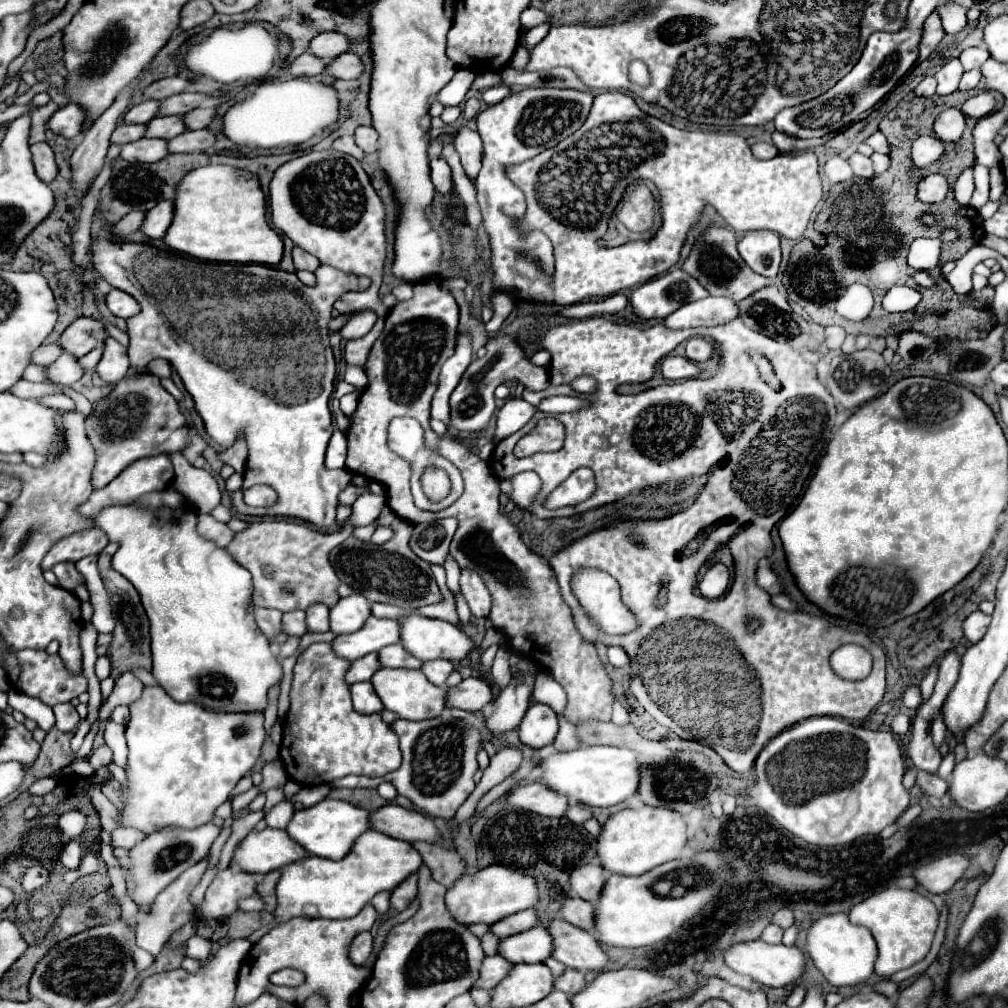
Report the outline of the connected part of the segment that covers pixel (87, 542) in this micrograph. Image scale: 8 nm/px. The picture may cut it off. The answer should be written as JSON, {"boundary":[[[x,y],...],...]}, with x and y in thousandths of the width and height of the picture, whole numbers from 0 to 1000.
{"boundary":[[[90,524],[90,526],[82,526],[82,528],[72,528],[68,532],[61,534],[61,538],[53,540],[49,550],[43,554],[41,563],[43,566],[47,566],[51,565],[53,560],[63,558],[63,556],[76,558],[82,552],[98,550],[106,542],[106,538],[108,538],[106,530],[102,530],[102,526],[98,526],[98,524]]]}

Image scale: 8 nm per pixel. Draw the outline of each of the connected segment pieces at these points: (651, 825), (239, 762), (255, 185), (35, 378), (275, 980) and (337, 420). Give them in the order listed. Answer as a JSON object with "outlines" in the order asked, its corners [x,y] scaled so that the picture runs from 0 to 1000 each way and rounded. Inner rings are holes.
{"outlines":[[[[646,800],[616,804],[598,817],[592,831],[592,851],[602,865],[634,869],[658,855],[672,851],[682,837],[682,819],[676,808],[668,804],[650,804]]],[[[144,681],[140,692],[128,698],[128,704],[130,714],[124,724],[128,756],[124,762],[126,778],[118,782],[122,794],[118,819],[134,821],[144,829],[158,825],[164,819],[189,823],[201,819],[201,815],[209,815],[213,804],[227,794],[237,772],[255,756],[263,732],[261,708],[213,708],[191,696],[174,696],[160,681]]],[[[201,165],[186,171],[174,185],[172,196],[172,220],[162,236],[162,240],[182,252],[207,260],[253,260],[273,264],[281,254],[281,240],[263,216],[263,192],[251,173],[239,171],[229,165]]],[[[27,363],[25,369],[23,369],[23,375],[29,377],[29,379],[45,379],[45,381],[51,381],[45,375],[45,365],[41,365],[41,363]]],[[[279,962],[273,964],[269,970],[269,976],[283,976],[283,978],[295,978],[297,974],[301,974],[301,966],[295,962]]],[[[335,396],[329,397],[328,400],[327,405],[333,425],[340,429],[344,428],[344,423],[347,422],[347,415],[338,409]]]]}

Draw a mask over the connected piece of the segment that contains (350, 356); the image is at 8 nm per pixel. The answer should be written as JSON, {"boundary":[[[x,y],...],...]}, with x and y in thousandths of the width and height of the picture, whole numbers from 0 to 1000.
{"boundary":[[[376,314],[376,317],[372,319],[368,329],[364,329],[364,333],[356,335],[356,337],[346,337],[344,343],[342,343],[342,357],[344,361],[354,361],[354,363],[360,363],[362,357],[364,357],[364,351],[370,343],[370,339],[378,333],[381,325],[381,315]]]}

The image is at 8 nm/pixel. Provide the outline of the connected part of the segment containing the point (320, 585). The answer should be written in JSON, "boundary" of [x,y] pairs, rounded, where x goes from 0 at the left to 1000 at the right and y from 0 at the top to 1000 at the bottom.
{"boundary":[[[249,518],[243,526],[235,528],[231,532],[231,536],[227,538],[227,542],[223,544],[229,554],[233,558],[237,558],[239,562],[243,562],[249,569],[251,569],[251,599],[253,601],[261,601],[261,603],[275,603],[279,607],[285,605],[305,605],[309,599],[322,599],[325,602],[331,601],[336,595],[334,591],[334,581],[336,581],[336,573],[326,558],[326,546],[332,544],[334,540],[338,540],[342,534],[346,534],[348,530],[348,522],[338,524],[334,528],[328,530],[320,530],[316,526],[309,526],[305,522],[299,520],[289,520],[289,518]]]}

